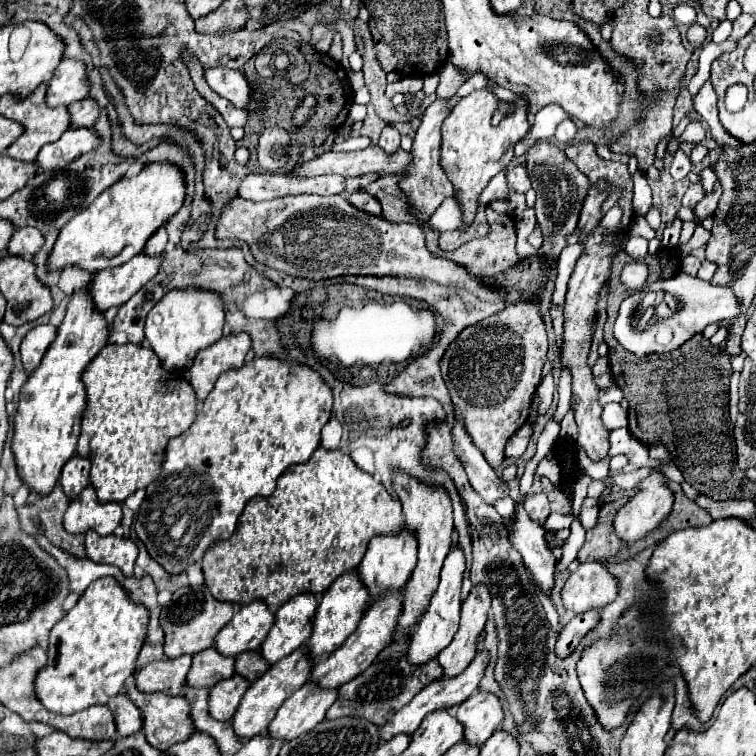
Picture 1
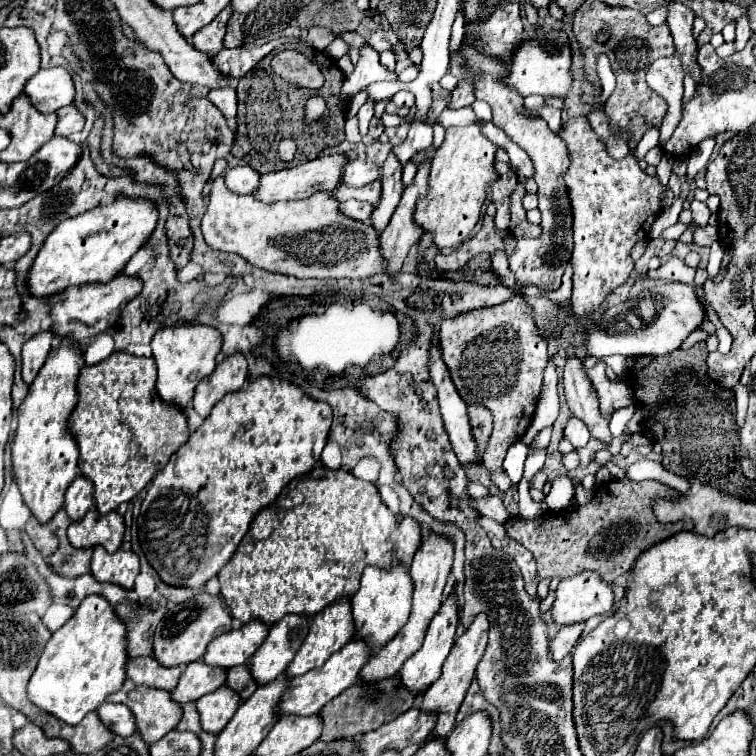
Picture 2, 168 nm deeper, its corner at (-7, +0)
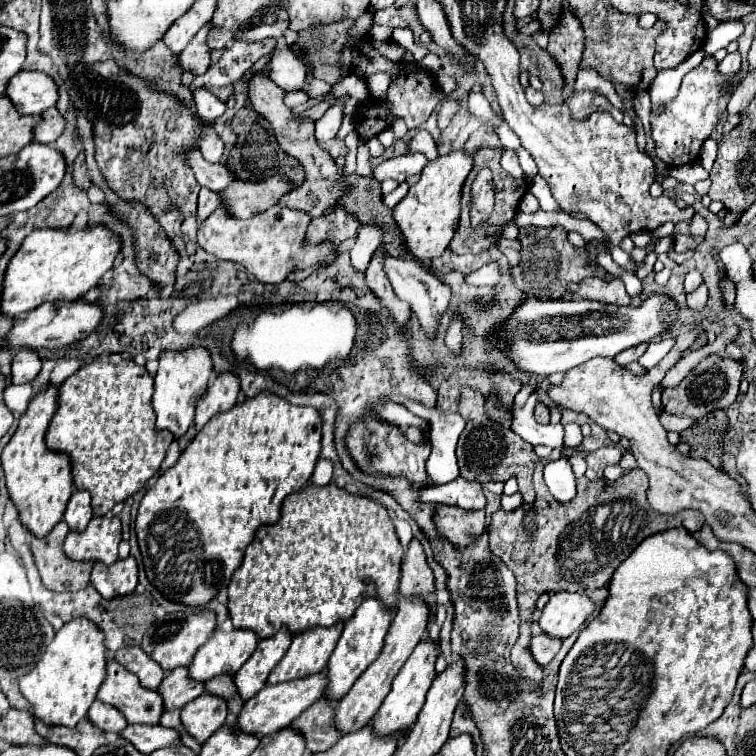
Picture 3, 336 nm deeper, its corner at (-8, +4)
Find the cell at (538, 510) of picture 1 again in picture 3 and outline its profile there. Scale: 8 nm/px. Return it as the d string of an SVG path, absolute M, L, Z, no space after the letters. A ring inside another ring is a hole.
M469 384L459 388L461 396L459 396L459 414L465 418L467 426L461 432L459 444L457 444L457 460L459 460L459 472L461 478L469 480L469 482L507 482L511 476L517 478L519 482L519 492L523 496L523 508L527 510L523 525L527 534L533 536L535 534L535 512L533 512L533 502L535 502L535 490L533 490L533 468L537 464L537 456L533 452L533 446L527 444L525 440L521 440L511 428L505 428L497 422L493 422L487 414L485 414L485 406L483 406L483 394L475 388L471 388Z

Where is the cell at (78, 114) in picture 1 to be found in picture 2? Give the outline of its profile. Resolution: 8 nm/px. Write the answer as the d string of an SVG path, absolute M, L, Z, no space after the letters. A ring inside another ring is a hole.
M74 104L60 108L56 114L58 114L58 126L56 126L58 136L78 136L82 132L86 118Z

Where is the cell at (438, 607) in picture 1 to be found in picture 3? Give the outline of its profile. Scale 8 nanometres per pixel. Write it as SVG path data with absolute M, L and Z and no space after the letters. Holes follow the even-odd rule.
M421 640L417 644L417 648L413 650L413 654L409 656L409 660L405 662L405 666L401 668L401 672L395 676L391 692L387 694L387 698L383 700L381 708L377 710L371 728L377 736L395 736L395 734L405 734L413 728L423 704L425 704L425 696L429 690L429 684L435 678L435 642L433 640Z

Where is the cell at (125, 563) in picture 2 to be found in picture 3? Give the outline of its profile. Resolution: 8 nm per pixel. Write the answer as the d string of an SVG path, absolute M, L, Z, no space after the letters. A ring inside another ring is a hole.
M129 556L127 560L117 560L111 566L95 562L93 574L91 574L91 584L105 600L131 594L137 586L137 562L135 562L135 558Z

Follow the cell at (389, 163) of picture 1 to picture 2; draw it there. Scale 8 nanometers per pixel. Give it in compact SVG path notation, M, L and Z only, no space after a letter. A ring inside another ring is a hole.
M328 154L328 156L318 156L316 160L310 160L306 164L286 168L280 172L270 172L260 178L260 188L256 192L258 200L264 200L266 204L278 202L278 200L300 200L308 198L318 190L334 190L334 186L340 182L340 176L344 174L348 166L348 156L346 154Z

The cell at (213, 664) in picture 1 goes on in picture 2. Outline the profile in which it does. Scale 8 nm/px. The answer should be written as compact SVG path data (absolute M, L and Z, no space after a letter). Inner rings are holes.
M196 660L186 666L176 690L172 692L172 698L180 704L198 700L204 694L220 688L224 684L224 676L226 676L224 668L208 668L208 664Z

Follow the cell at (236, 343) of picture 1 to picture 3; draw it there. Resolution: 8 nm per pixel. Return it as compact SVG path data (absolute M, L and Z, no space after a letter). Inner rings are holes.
M225 372L215 378L215 382L207 388L205 396L197 402L195 412L195 428L201 430L215 414L227 412L235 406L239 394L239 380L235 374Z

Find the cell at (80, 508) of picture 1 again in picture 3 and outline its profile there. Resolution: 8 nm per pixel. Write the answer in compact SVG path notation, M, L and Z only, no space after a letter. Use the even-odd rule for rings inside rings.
M107 514L107 516L93 518L85 532L69 532L69 536L63 544L63 552L67 558L77 560L77 562L103 562L109 566L117 560L119 542L121 542L121 522L117 516Z

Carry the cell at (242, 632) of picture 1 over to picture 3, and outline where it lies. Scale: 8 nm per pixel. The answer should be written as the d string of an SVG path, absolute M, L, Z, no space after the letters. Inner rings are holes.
M217 630L209 642L197 650L189 664L189 678L195 682L207 682L221 674L235 674L249 660L255 648L257 636L249 630Z

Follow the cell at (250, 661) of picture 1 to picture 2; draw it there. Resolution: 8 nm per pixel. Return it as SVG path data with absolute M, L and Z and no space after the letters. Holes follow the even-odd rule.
M244 664L244 668L230 668L230 670L228 670L226 686L232 688L232 690L236 690L242 700L248 700L248 698L256 692L258 682L256 682L254 676L250 674L250 666Z

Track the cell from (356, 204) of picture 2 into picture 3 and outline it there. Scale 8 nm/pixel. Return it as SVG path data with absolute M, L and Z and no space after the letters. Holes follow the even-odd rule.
M341 208L331 212L325 218L315 218L309 222L307 228L307 244L321 244L321 242L331 242L335 248L345 242L347 238L353 238L357 234L359 222L357 218L349 216Z

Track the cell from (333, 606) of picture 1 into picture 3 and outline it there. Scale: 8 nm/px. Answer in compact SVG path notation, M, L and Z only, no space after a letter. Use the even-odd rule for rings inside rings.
M337 624L333 628L313 628L311 632L301 632L293 636L287 654L273 668L267 682L279 684L323 672L341 632L343 624Z

